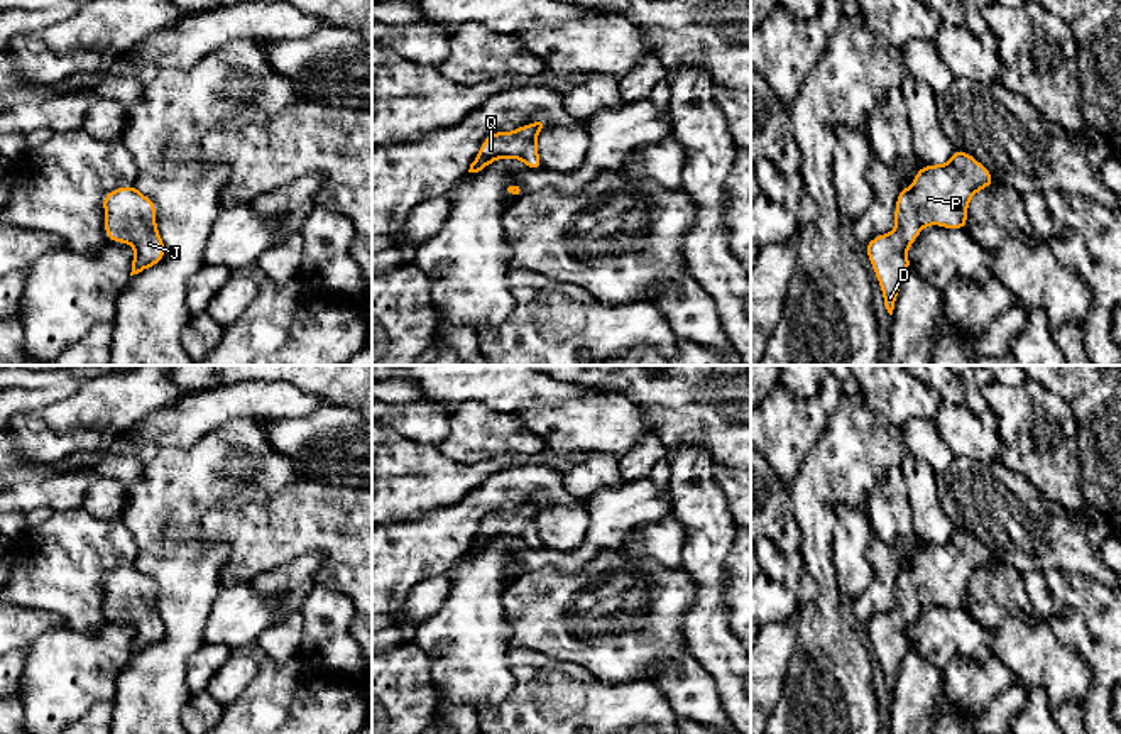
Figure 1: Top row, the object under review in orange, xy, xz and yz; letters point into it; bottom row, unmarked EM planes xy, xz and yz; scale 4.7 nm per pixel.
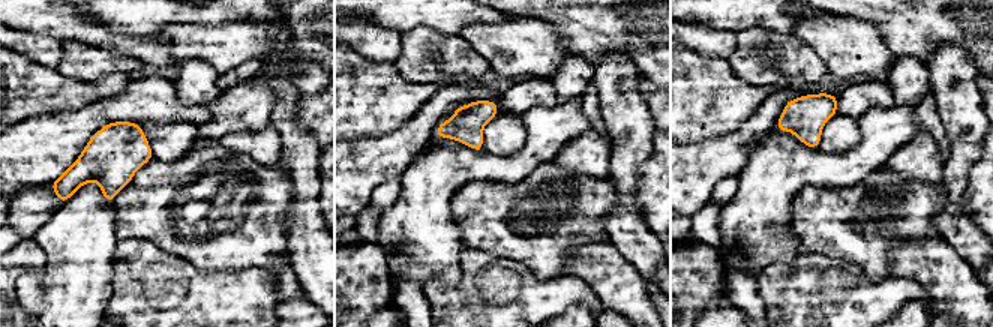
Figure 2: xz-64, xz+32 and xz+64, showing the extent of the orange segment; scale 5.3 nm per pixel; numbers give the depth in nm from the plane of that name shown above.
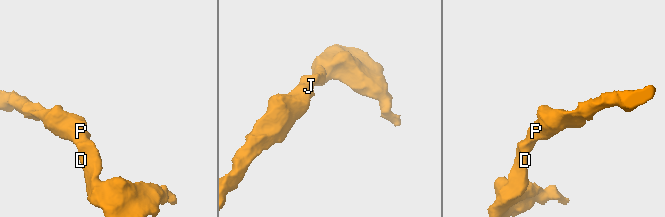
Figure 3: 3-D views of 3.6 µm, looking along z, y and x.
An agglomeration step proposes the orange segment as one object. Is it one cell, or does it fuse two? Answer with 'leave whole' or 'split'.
leave whole

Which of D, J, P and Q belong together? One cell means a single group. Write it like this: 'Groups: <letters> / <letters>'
Groups: D J P Q

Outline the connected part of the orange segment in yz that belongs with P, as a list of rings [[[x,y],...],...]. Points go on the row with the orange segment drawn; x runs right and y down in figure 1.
[[[955,149],[947,164],[921,166],[913,184],[900,189],[896,228],[866,244],[889,315],[910,271],[908,247],[918,233],[928,225],[965,228],[971,198],[992,183],[992,174],[979,161]]]

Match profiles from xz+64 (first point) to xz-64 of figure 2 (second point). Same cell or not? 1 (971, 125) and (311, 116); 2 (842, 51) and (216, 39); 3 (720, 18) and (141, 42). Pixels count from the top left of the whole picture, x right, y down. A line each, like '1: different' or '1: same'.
1: different
2: same
3: different

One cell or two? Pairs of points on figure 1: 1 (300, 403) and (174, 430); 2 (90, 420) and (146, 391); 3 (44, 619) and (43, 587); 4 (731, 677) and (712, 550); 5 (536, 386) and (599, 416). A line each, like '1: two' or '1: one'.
1: one
2: one
3: two
4: one
5: two

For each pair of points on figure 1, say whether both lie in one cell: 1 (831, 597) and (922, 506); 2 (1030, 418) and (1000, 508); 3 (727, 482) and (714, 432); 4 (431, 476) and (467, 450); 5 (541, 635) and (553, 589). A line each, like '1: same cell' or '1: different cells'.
1: different cells
2: different cells
3: different cells
4: different cells
5: same cell

